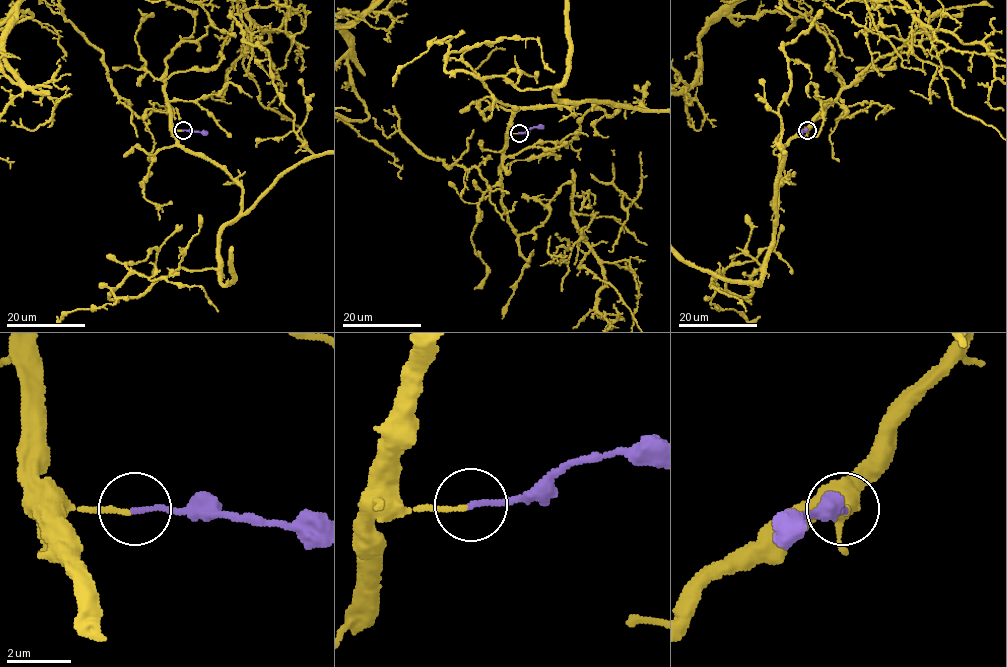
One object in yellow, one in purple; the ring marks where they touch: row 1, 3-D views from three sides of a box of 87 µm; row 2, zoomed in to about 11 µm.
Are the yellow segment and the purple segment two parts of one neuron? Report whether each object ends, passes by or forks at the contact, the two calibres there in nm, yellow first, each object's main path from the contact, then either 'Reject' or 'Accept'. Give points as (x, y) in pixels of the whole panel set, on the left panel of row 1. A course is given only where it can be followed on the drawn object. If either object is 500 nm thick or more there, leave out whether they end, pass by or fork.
At the ring yellow ends. At the ring purple ends. Thickness 140 nm (yellow) against 170 nm. Course of purple: (182, 130), (207, 134). Accept

